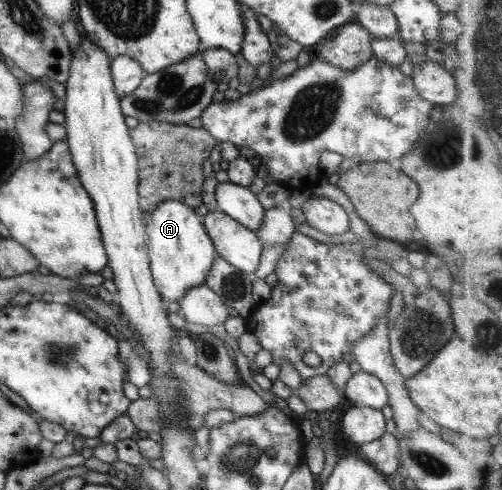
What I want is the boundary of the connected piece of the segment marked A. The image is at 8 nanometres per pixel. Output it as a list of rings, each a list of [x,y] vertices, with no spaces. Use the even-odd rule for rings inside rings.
[[[168,199],[160,203],[149,215],[146,229],[150,268],[157,293],[166,303],[179,303],[189,289],[204,283],[219,255],[204,230],[201,217],[193,207],[181,201]]]

